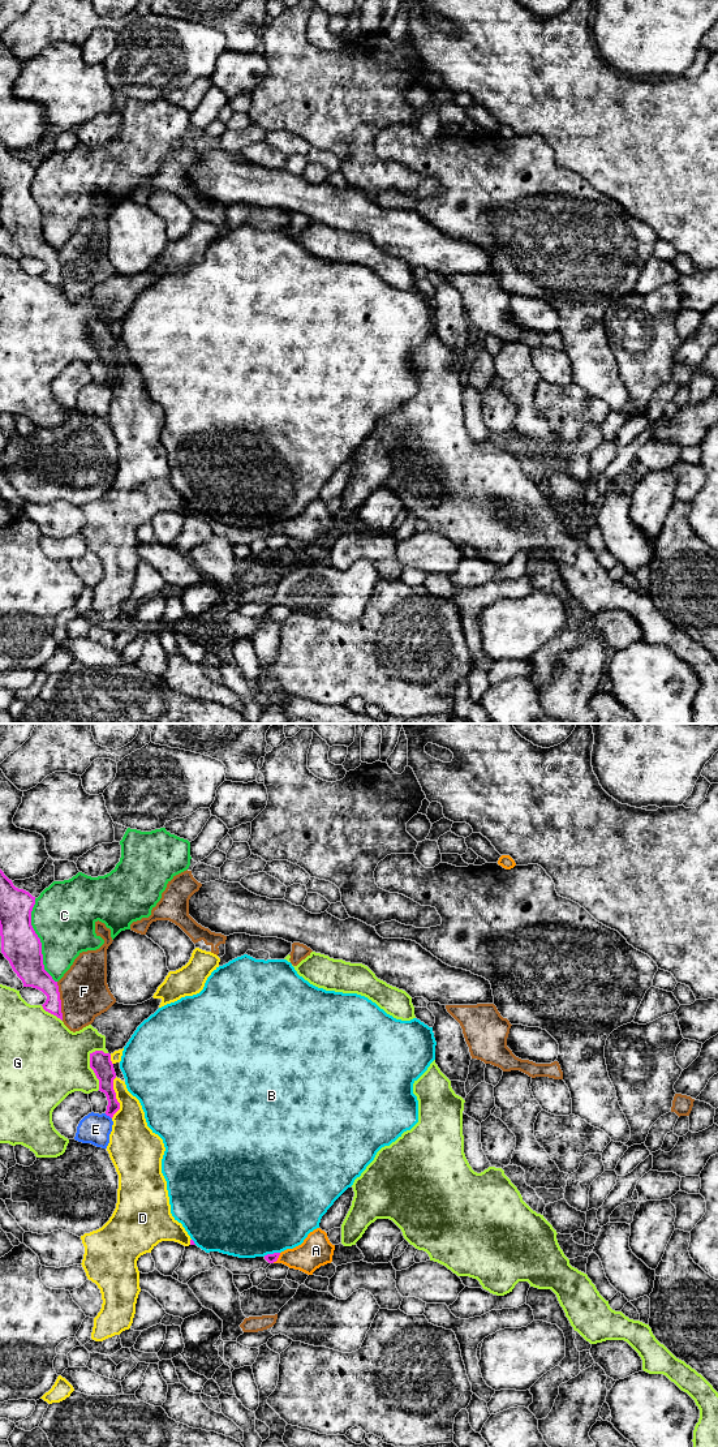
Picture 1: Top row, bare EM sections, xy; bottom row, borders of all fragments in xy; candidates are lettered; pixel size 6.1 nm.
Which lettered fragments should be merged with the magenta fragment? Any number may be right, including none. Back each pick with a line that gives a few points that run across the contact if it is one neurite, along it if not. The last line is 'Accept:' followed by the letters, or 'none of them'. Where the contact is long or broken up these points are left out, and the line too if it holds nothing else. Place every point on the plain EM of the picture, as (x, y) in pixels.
A: line xy (270, 528), (278, 527), (308, 527), (315, 520)
Accept: A

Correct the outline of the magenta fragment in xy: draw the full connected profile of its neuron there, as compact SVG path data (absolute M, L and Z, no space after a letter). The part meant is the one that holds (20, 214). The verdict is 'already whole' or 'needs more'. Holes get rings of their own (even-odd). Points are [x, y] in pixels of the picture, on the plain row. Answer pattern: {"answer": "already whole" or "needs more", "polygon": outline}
{"answer": "already whole", "polygon": "M0 139L0 206L1 223L9 231L13 241L22 250L23 257L33 257L42 261L47 270L43 279L63 291L61 270L57 252L44 240L42 212L31 196L31 181L35 175L35 167L23 159L13 155Z"}

